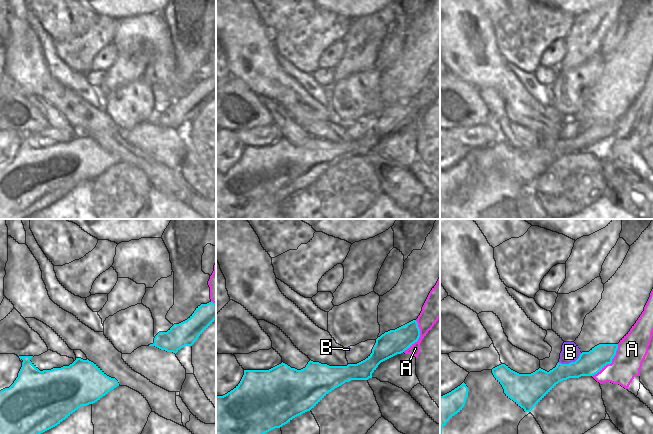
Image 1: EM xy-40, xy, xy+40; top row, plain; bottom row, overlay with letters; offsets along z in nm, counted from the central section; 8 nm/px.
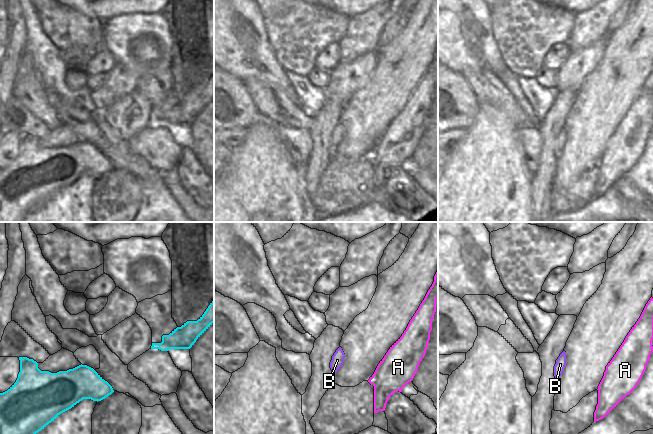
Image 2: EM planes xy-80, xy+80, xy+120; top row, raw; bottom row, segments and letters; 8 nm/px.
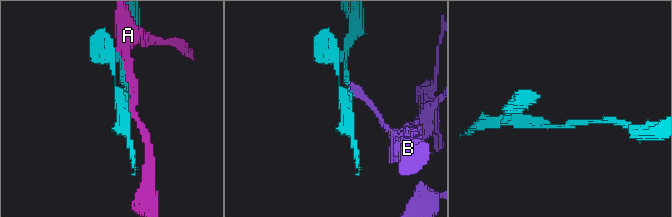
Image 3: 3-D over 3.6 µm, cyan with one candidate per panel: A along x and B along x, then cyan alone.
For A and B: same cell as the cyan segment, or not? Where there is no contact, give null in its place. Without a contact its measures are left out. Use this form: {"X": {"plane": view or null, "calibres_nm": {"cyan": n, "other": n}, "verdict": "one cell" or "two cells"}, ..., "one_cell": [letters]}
{"A": {"plane": "xy+40", "calibres_nm": {"cyan": 190, "other": 240}, "verdict": "two cells"}, "B": {"plane": "xy+40", "calibres_nm": {"cyan": 190, "other": 150}, "verdict": "two cells"}, "one_cell": []}

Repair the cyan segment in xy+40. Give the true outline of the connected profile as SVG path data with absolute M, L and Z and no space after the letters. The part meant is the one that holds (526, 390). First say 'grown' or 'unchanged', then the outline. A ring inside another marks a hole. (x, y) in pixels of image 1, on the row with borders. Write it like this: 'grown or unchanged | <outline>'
unchanged | M599 344L589 352L582 352L575 362L569 364L558 362L556 367L549 372L539 368L531 374L519 374L505 364L501 364L493 368L492 373L502 385L506 396L523 408L525 412L530 412L559 382L569 378L593 376L600 372L607 364L612 363L617 349L618 344Z

